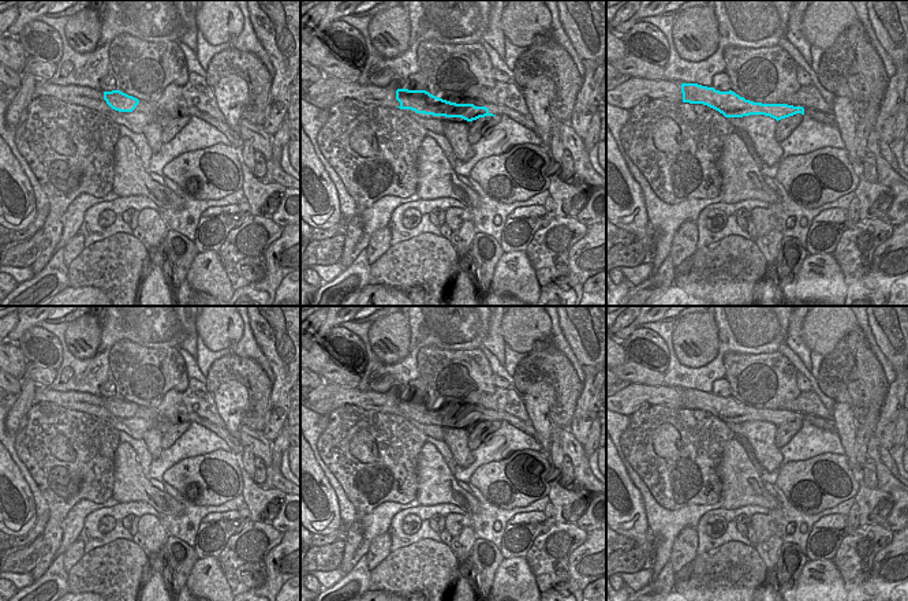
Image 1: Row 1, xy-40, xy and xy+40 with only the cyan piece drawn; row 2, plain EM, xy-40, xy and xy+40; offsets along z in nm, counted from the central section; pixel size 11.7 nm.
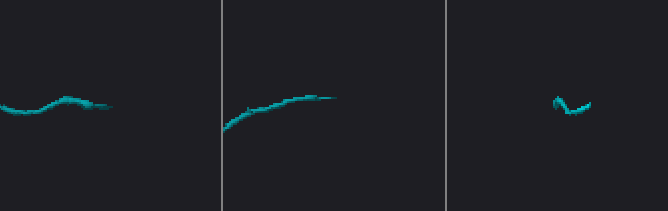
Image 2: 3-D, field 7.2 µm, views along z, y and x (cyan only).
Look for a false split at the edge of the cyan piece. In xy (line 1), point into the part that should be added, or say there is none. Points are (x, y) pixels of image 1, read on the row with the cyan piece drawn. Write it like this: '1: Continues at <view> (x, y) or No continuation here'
1: Continues at xy (505, 112).

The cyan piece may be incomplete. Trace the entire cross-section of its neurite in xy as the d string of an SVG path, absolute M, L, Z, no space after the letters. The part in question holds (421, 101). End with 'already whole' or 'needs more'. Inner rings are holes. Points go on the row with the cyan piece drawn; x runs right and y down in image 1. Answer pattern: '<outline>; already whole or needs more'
M397 89L396 100L400 102L397 108L411 109L416 113L462 117L467 122L485 116L501 116L530 130L538 137L537 126L530 115L523 116L507 107L475 107L474 104L456 104L430 94L426 90Z; needs more

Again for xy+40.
M681 83L683 102L707 105L725 117L743 117L750 115L765 115L777 122L796 113L807 115L811 119L837 126L836 117L832 113L823 113L812 108L793 107L788 104L762 104L746 100L735 92L720 92L714 87L702 86L698 83Z; needs more

